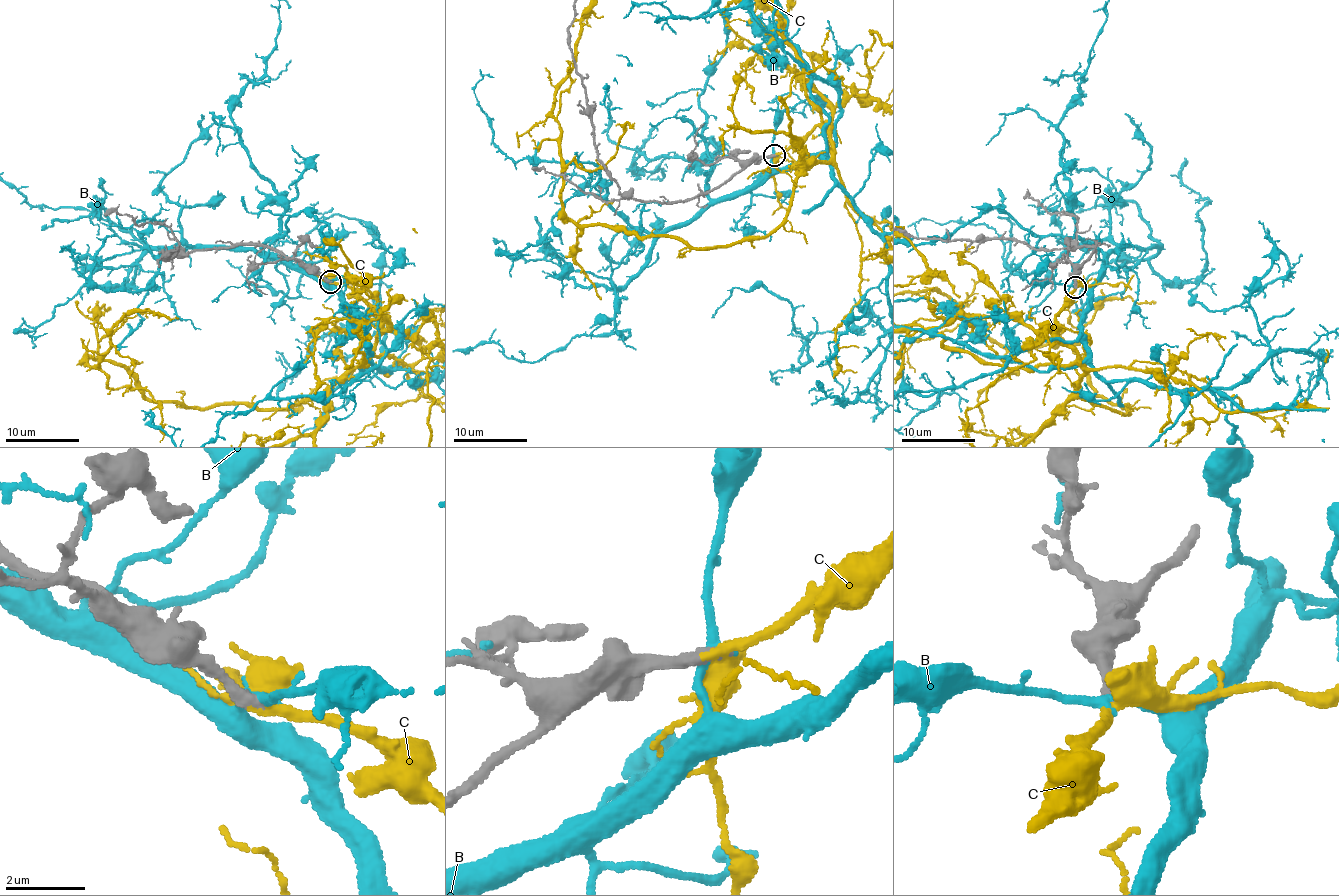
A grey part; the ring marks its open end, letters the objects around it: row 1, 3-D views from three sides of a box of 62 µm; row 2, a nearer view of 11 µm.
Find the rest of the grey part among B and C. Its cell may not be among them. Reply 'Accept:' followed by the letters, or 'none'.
Accept: C

